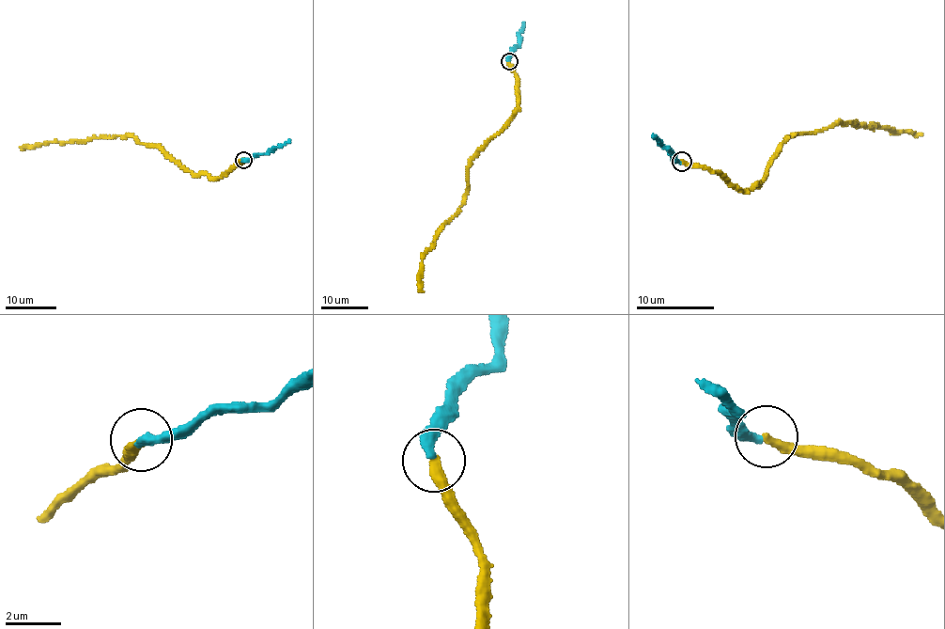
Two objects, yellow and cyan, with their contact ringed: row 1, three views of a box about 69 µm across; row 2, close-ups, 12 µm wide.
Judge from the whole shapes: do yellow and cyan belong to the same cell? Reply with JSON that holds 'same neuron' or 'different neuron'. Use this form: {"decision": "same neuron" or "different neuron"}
{"decision": "same neuron"}

